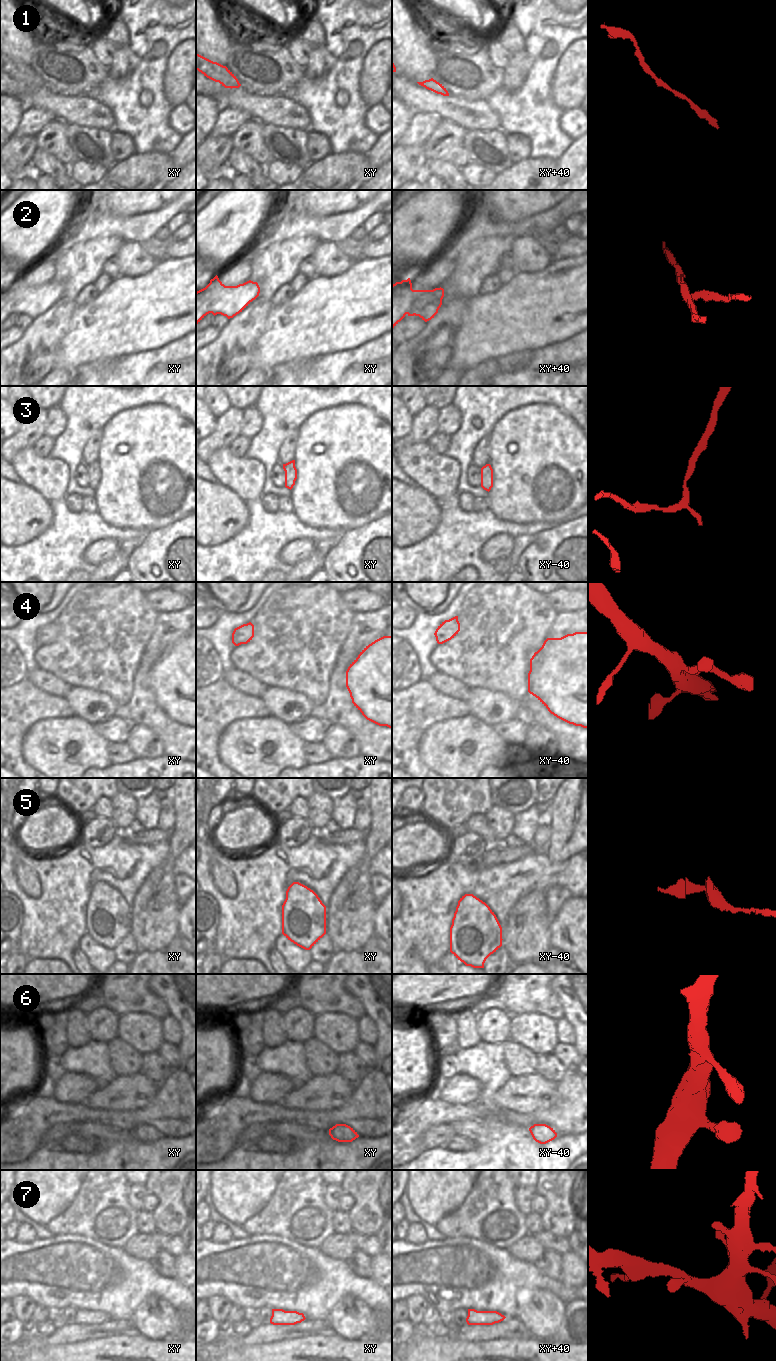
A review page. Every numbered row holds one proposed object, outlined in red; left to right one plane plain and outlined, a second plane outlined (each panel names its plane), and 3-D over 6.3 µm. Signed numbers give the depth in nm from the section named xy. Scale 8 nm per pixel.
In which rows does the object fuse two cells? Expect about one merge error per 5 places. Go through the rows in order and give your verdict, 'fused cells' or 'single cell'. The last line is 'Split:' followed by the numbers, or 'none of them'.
1: single cell
2: fused cells
3: single cell
4: single cell
5: single cell
6: single cell
7: single cell
Split: 2

